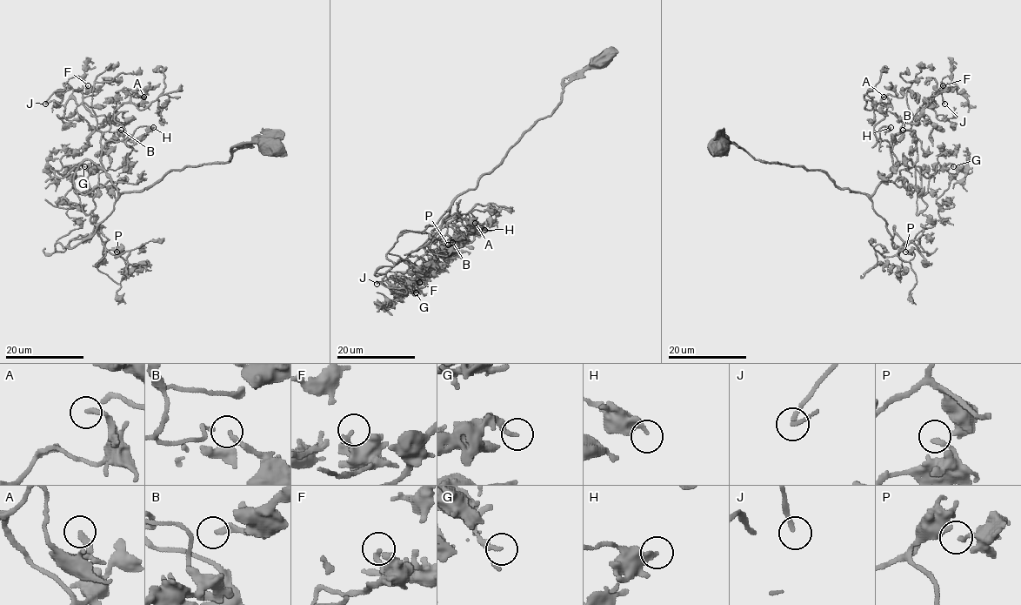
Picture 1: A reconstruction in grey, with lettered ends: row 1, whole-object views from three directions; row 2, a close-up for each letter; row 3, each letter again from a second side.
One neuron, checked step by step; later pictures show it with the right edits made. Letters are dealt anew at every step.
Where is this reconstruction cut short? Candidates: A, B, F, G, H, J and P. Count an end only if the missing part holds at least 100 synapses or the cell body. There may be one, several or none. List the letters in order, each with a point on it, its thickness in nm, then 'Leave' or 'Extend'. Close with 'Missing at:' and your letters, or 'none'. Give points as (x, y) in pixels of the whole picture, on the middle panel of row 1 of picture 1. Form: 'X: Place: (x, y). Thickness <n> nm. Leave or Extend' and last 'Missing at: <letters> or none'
A: Place: (475, 223). Thickness 240 nm. Leave
B: Place: (452, 242). Thickness 160 nm. Leave
F: Place: (419, 282). Thickness 240 nm. Leave
G: Place: (416, 292). Thickness 200 nm. Leave
H: Place: (484, 230). Thickness 300 nm. Leave
J: Place: (377, 284). Thickness 190 nm. Leave
P: Place: (448, 245). Thickness 190 nm. Leave
Missing at: none

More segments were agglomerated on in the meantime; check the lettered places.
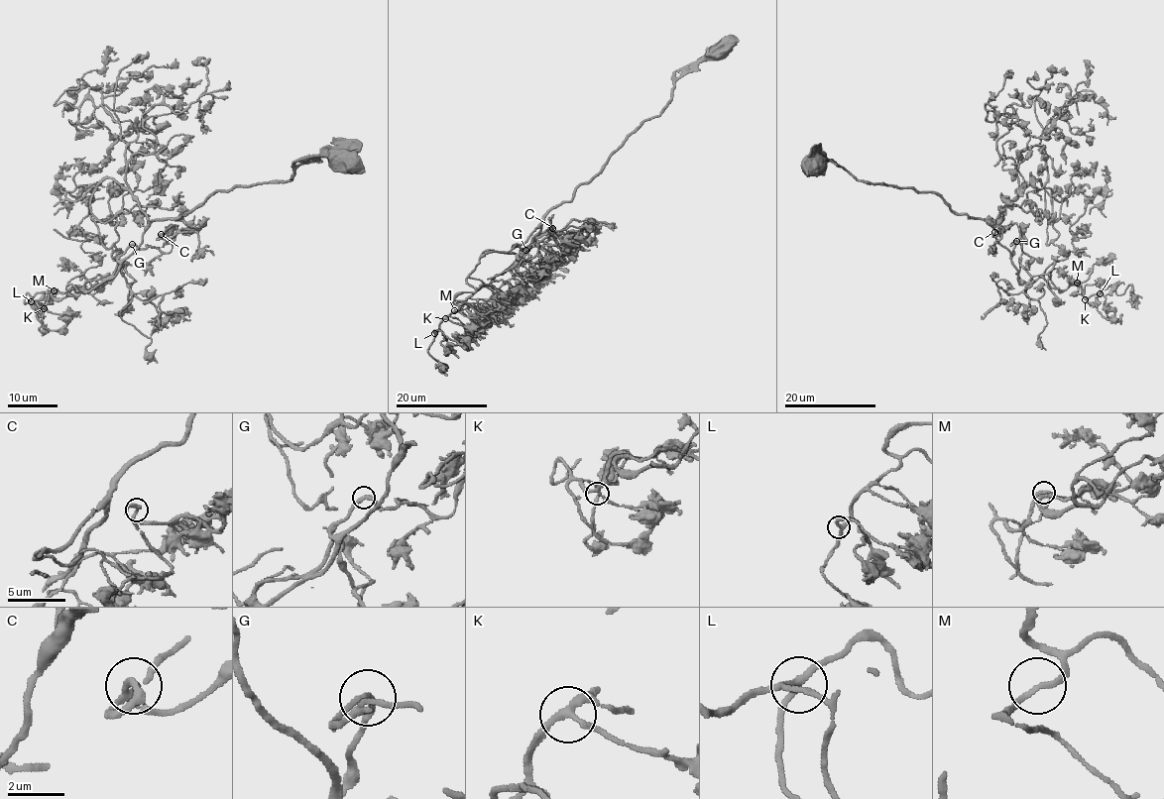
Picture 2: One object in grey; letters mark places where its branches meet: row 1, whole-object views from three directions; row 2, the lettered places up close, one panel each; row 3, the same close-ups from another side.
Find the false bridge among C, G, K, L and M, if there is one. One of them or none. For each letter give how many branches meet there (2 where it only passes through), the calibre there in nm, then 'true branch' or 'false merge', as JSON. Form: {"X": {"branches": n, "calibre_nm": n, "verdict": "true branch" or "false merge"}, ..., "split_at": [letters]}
{"C": {"branches": 2, "calibre_nm": 240, "verdict": "true branch"}, "G": {"branches": 2, "calibre_nm": 240, "verdict": "true branch"}, "K": {"branches": 3, "calibre_nm": 200, "verdict": "true branch"}, "L": {"branches": 3, "calibre_nm": 220, "verdict": "true branch"}, "M": {"branches": 2, "calibre_nm": 220, "verdict": "true branch"}, "split_at": []}

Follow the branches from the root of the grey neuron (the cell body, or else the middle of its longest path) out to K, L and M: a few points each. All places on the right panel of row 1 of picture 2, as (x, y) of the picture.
K: (819, 166), (831, 161), (858, 179), (934, 191), (955, 213), (990, 226), (1020, 283), (1078, 283), (1085, 299)
L: (819, 166), (934, 191), (990, 226), (1020, 283), (1100, 293)
M: (819, 166), (831, 161), (858, 179), (934, 191), (955, 213), (990, 226), (1020, 283), (1077, 283)

